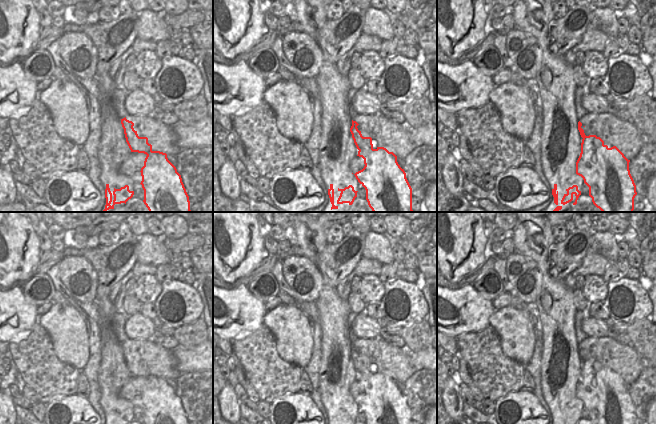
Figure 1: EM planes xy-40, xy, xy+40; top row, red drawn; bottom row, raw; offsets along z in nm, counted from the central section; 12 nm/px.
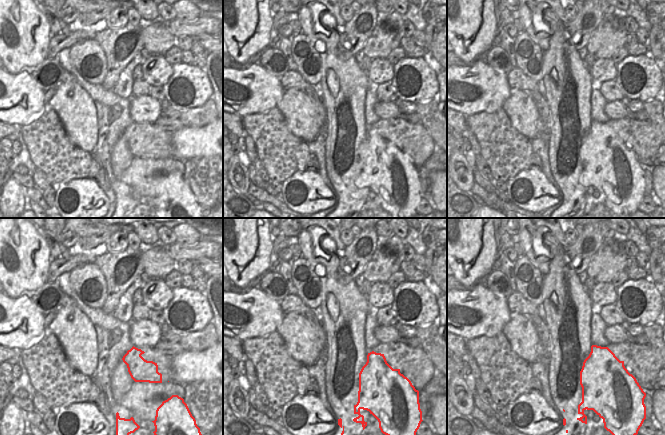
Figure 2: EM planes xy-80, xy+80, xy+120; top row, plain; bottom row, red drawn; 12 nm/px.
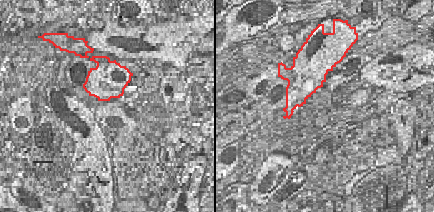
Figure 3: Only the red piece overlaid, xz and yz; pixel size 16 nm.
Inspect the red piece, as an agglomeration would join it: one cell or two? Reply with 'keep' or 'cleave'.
cleave

